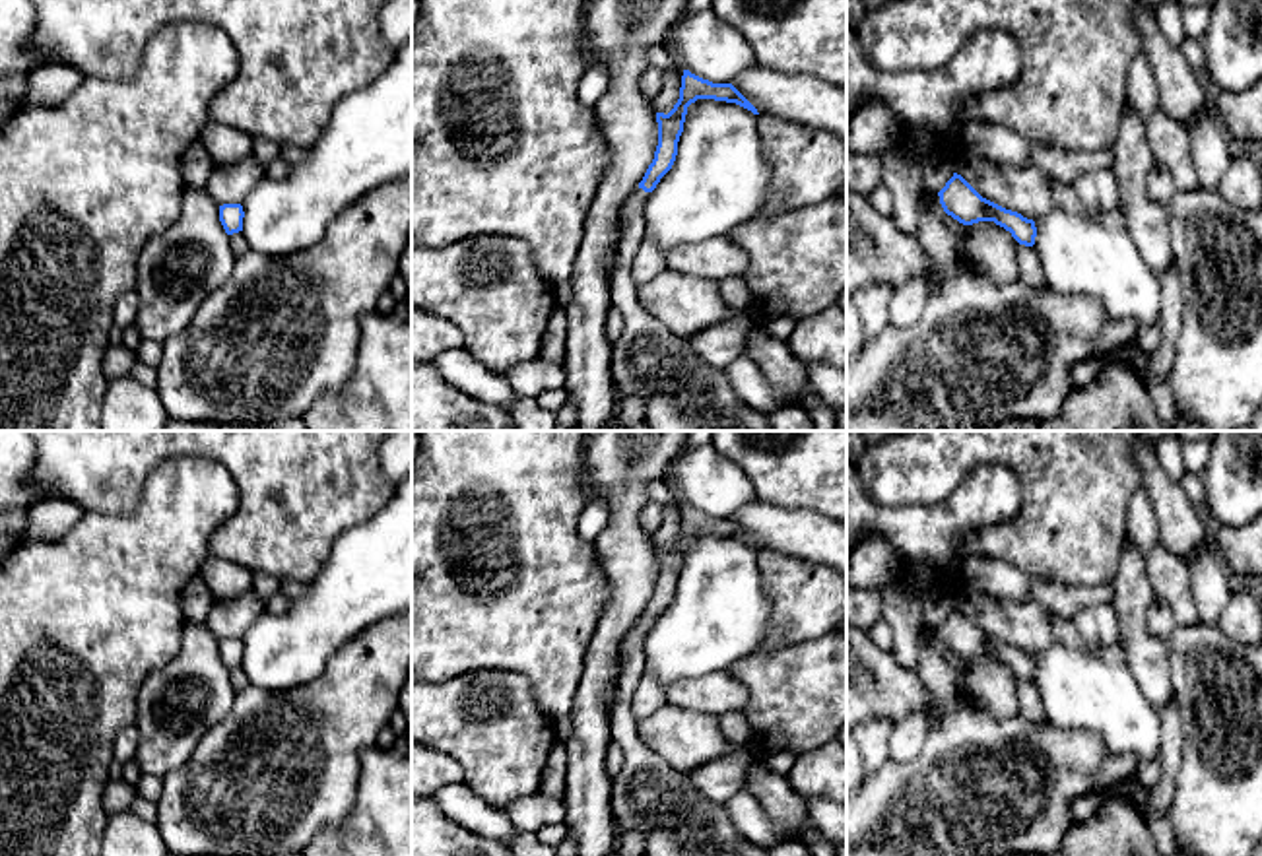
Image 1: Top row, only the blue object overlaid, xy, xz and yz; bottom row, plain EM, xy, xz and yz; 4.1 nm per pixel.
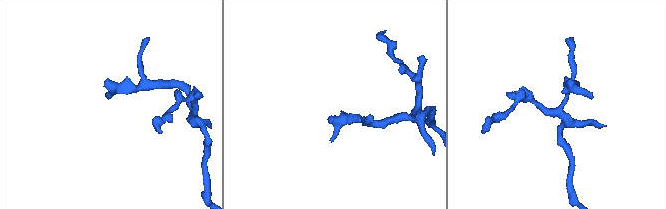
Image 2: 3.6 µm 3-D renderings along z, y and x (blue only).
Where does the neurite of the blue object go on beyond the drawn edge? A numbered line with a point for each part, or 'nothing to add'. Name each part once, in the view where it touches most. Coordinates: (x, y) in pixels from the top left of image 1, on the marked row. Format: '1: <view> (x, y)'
1: xz (682, 393)

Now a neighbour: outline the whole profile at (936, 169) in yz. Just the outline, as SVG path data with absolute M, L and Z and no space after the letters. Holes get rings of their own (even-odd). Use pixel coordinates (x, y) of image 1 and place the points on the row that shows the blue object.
M932 153L926 161L920 163L920 169L924 190L940 192L955 173L955 159Z

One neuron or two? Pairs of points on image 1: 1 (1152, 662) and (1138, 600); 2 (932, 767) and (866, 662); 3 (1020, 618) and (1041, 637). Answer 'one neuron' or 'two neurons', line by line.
1: one neuron
2: two neurons
3: one neuron

